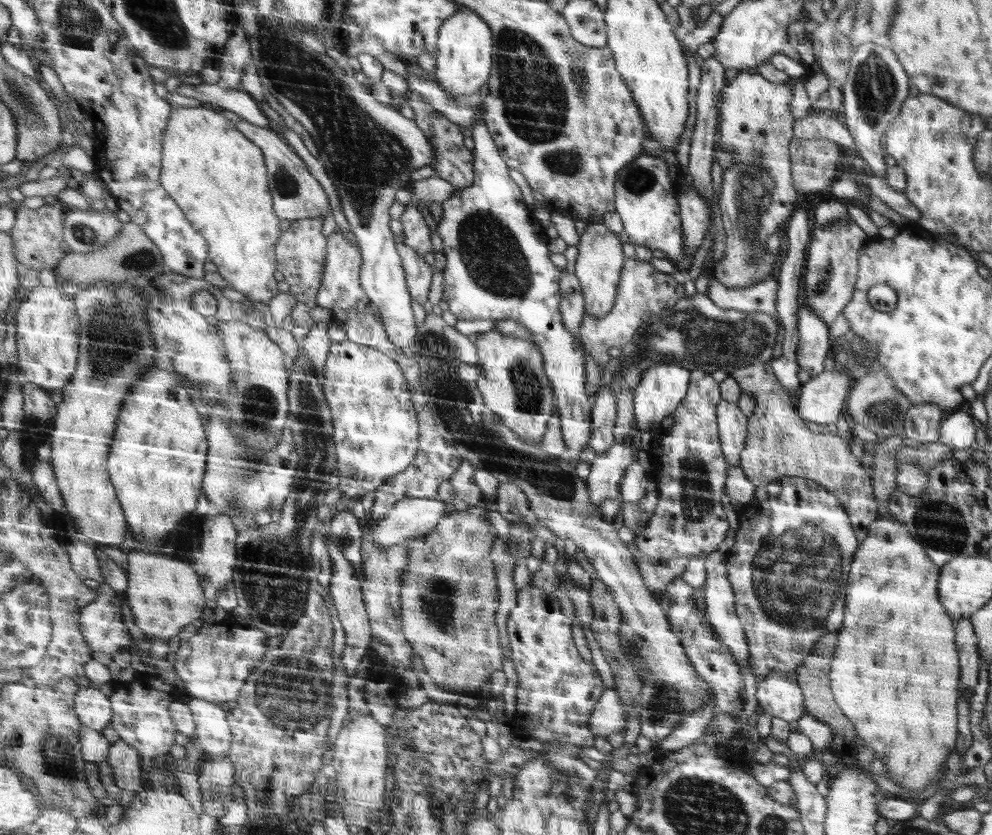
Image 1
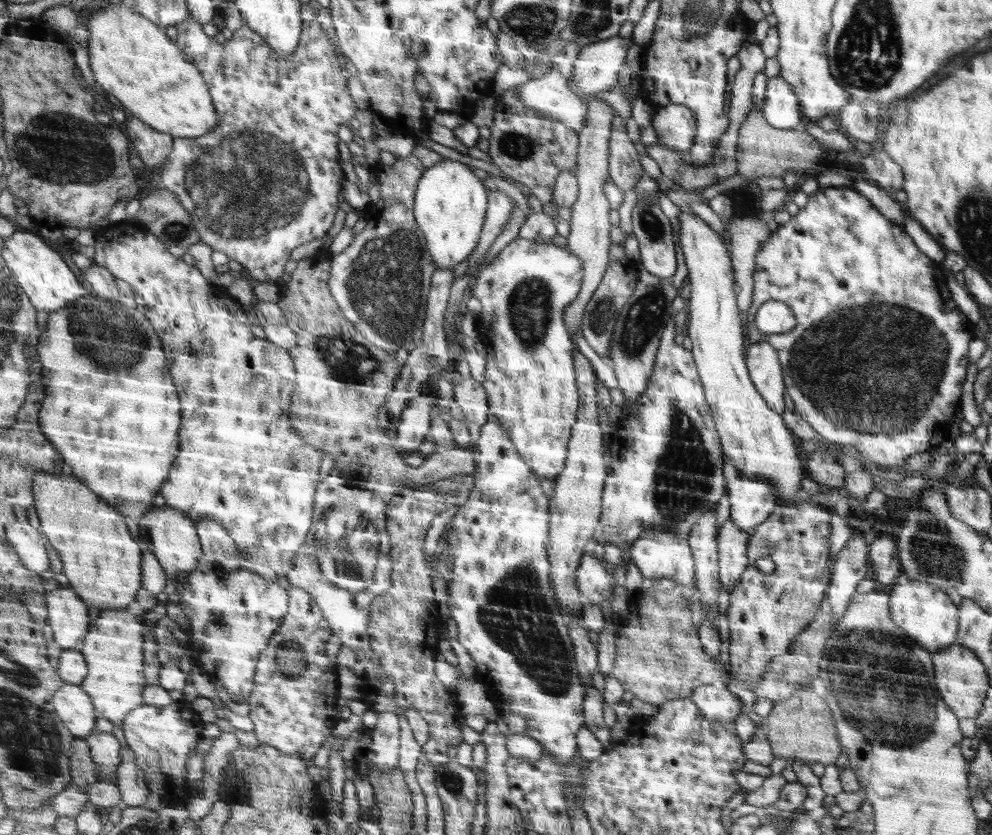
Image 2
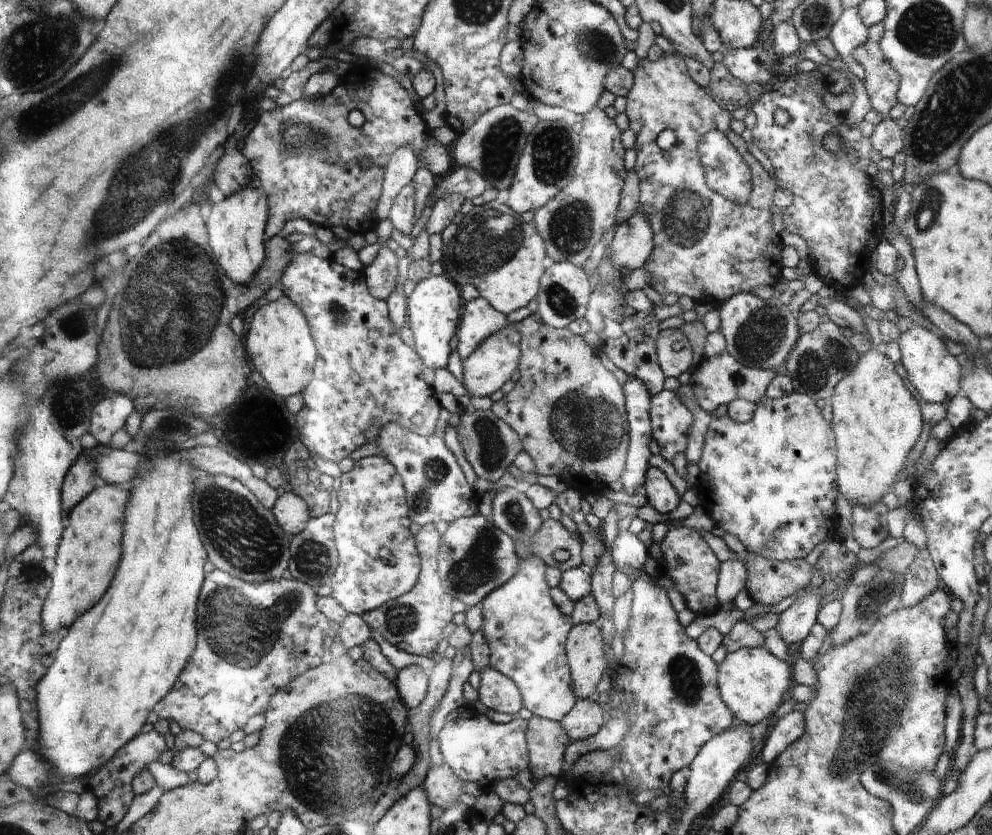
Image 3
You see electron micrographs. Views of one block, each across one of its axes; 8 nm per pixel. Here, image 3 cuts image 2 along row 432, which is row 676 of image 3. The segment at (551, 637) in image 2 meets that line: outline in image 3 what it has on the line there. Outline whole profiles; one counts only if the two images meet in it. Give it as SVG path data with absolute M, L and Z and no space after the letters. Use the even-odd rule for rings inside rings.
M491 666L481 672L479 700L487 708L505 714L517 714L525 708L521 688L515 684L515 680Z

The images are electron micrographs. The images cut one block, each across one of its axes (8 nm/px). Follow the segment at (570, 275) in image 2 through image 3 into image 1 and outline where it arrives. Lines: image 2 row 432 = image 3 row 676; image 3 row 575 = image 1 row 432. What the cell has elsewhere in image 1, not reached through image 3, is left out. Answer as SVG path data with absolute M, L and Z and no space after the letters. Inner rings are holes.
M503 332L477 334L477 352L481 358L481 378L479 388L485 396L487 406L503 418L503 422L513 428L521 438L539 444L547 432L547 422L557 408L557 398L553 382L545 372L545 360L537 350L537 344Z

